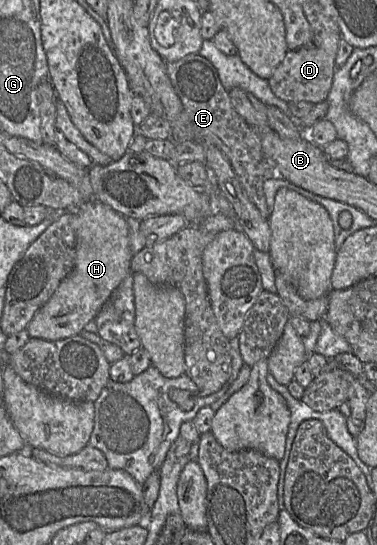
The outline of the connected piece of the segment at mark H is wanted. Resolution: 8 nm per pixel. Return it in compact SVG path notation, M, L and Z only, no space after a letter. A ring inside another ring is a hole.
M98 200L84 201L74 212L74 268L28 323L26 331L30 338L57 341L79 335L84 326L95 319L112 292L131 272L133 254L129 247L129 226L126 218Z

